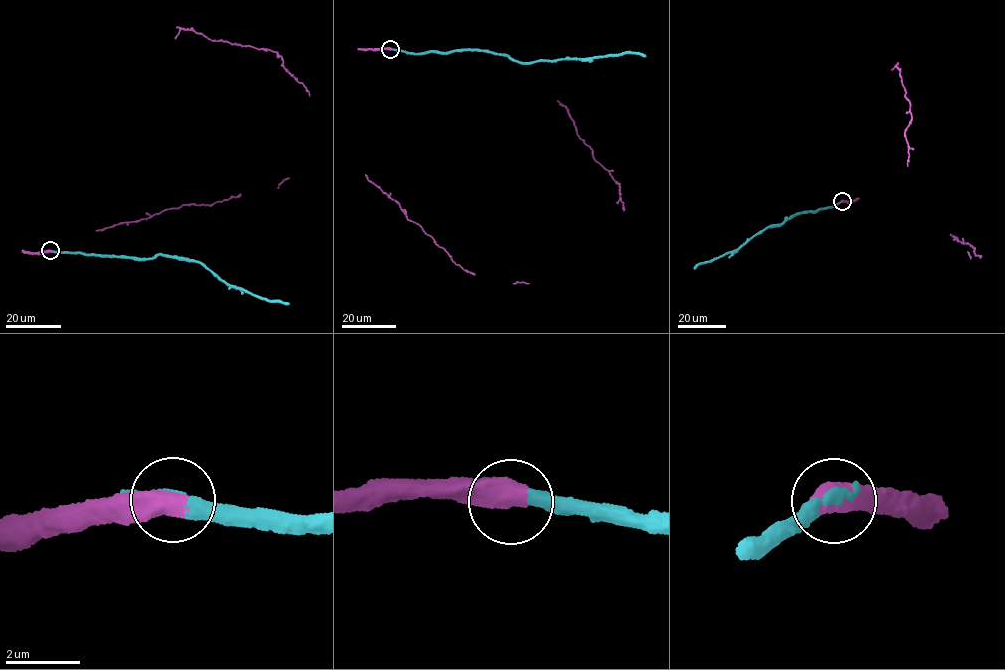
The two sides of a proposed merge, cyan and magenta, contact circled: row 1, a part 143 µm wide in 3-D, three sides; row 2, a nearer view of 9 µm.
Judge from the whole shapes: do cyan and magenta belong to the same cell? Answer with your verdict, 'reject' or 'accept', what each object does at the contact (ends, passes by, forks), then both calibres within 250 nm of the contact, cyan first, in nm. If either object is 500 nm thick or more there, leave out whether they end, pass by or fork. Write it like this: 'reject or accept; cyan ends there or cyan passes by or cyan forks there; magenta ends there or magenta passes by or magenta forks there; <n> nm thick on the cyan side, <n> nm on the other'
accept; 240 nm thick on the cyan side, 700 nm on the other

